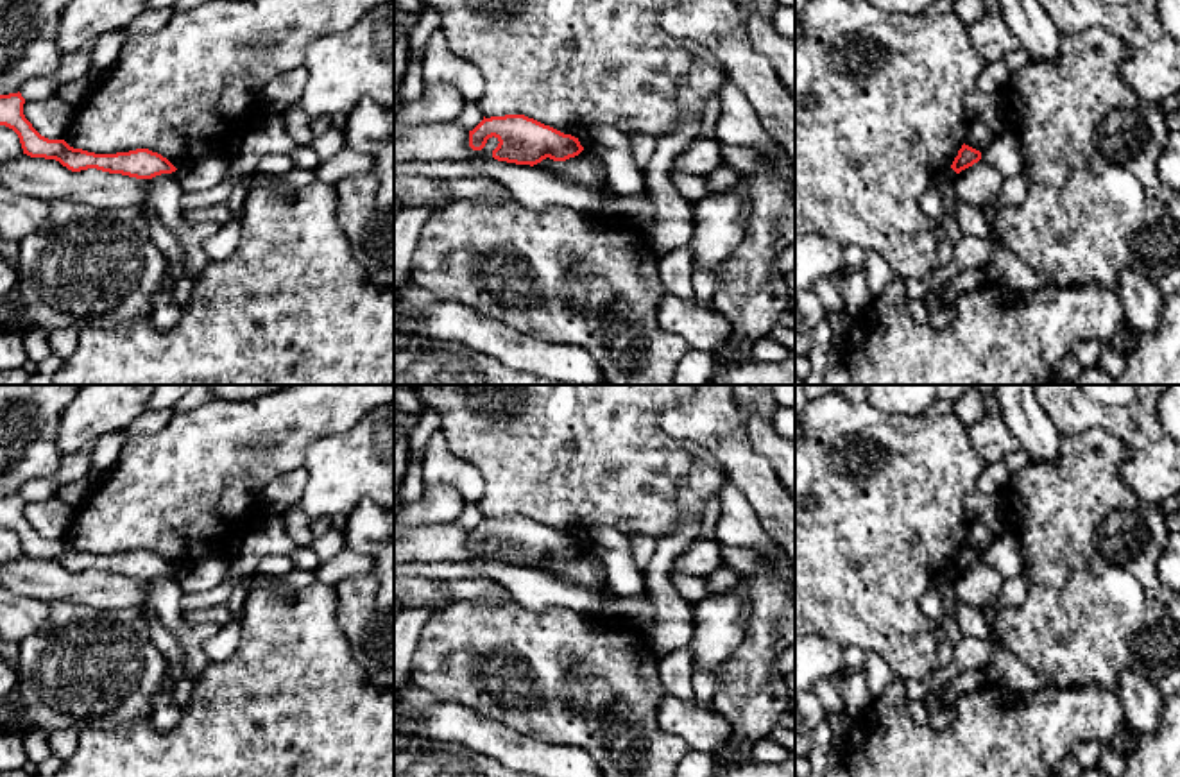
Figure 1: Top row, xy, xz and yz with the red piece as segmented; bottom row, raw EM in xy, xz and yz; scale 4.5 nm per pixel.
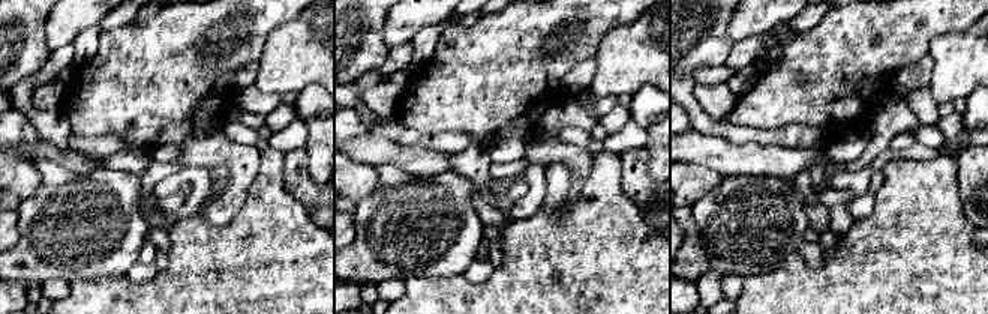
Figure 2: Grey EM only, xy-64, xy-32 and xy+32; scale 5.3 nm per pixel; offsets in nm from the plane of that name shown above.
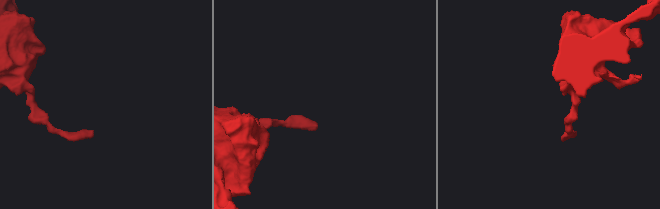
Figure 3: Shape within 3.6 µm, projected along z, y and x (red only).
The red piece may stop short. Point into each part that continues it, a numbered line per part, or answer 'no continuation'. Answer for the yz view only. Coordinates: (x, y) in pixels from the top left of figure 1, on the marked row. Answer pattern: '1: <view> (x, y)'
no continuation

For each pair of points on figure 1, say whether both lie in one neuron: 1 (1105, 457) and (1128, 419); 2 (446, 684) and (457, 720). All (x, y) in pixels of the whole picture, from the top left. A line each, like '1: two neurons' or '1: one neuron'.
1: two neurons
2: two neurons

